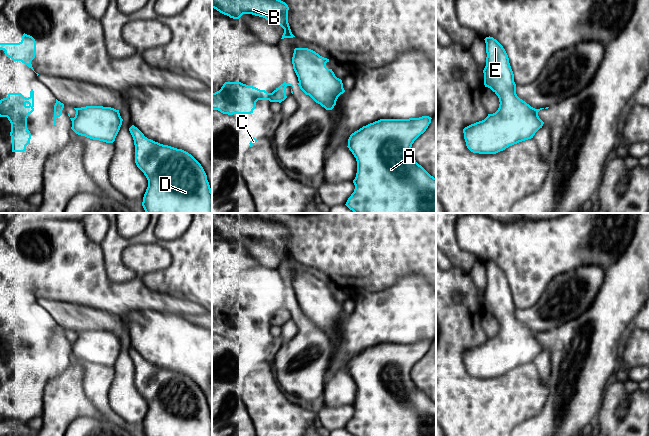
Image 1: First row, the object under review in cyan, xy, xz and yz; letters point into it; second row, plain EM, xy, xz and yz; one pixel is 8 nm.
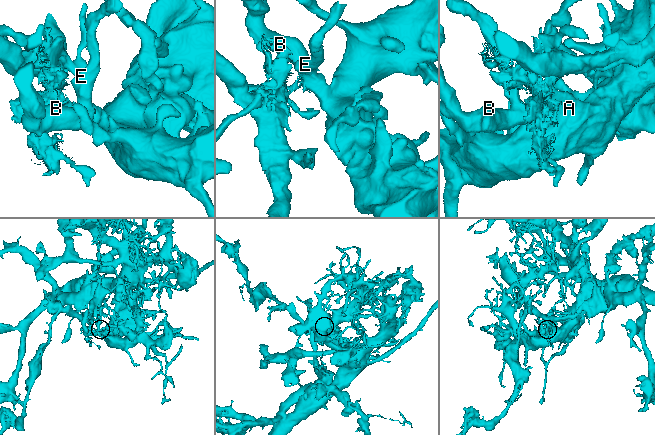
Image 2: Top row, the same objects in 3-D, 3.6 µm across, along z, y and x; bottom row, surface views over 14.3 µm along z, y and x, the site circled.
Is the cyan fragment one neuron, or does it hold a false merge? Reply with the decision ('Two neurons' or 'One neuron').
Two neurons

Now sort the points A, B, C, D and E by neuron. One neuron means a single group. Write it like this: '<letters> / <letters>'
A B D E / C

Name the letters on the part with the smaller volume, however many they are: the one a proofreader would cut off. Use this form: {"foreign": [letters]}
{"foreign": ["C"]}

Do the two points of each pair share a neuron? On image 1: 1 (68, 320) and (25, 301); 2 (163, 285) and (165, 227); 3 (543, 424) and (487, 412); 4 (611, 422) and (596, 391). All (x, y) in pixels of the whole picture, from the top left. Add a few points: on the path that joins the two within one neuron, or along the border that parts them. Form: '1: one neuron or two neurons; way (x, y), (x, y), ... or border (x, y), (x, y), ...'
1: two neurons; border (36, 300), (56, 322)
2: two neurons; border (186, 229), (170, 240), (160, 240), (153, 231)
3: two neurons; border (544, 404), (538, 414), (516, 425)
4: two neurons; border (610, 380), (604, 390), (601, 407), (594, 422)

